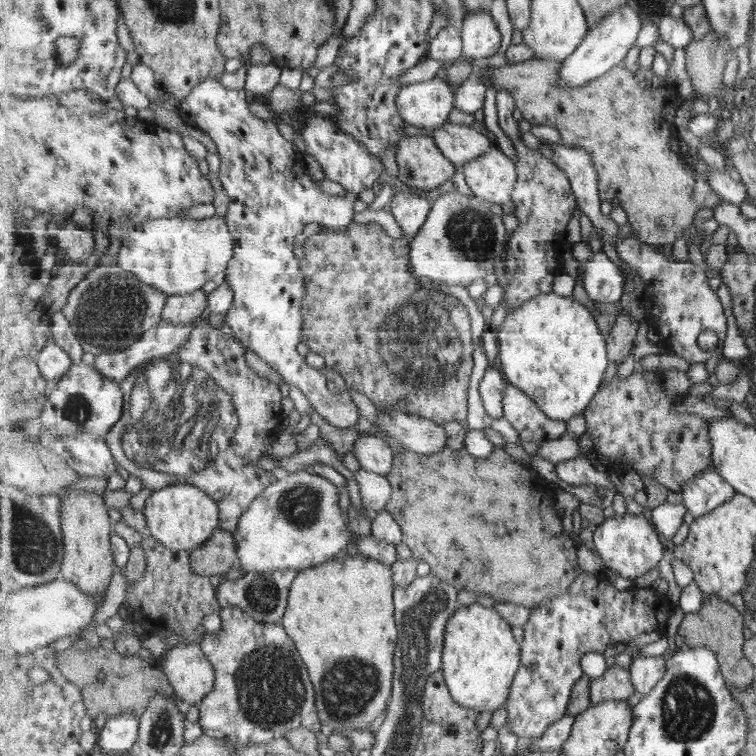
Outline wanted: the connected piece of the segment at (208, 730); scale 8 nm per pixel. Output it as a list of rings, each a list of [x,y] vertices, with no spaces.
[[[239,606],[222,607],[219,616],[221,629],[217,633],[205,634],[200,643],[216,669],[215,686],[199,706],[199,723],[203,732],[217,740],[229,741],[231,747],[237,749],[267,744],[270,740],[285,737],[285,732],[291,732],[291,728],[299,725],[313,732],[321,732],[322,720],[316,707],[313,682],[299,650],[295,648],[291,636],[287,636],[284,625],[258,621]]]

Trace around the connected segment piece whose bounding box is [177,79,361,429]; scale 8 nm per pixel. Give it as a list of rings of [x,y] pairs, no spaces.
[[[207,79],[199,84],[180,102],[177,111],[185,124],[190,124],[204,131],[217,146],[220,157],[219,180],[227,196],[230,197],[226,220],[235,240],[234,256],[224,275],[234,293],[233,307],[224,316],[225,323],[232,330],[232,338],[256,353],[282,375],[290,386],[299,387],[311,400],[316,411],[332,426],[348,429],[359,425],[361,412],[353,402],[351,386],[339,373],[321,371],[311,368],[305,362],[305,356],[299,354],[297,344],[303,343],[304,315],[303,308],[308,292],[305,273],[301,271],[300,260],[295,256],[295,246],[302,241],[305,226],[316,222],[321,227],[348,228],[353,222],[353,204],[357,193],[329,195],[323,192],[319,183],[309,176],[302,153],[295,149],[277,128],[277,119],[259,119],[253,116],[249,103],[251,96],[245,88],[231,90],[217,79]]]

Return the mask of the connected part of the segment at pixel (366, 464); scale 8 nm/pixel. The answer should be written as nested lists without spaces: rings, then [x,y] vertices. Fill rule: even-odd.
[[[364,434],[355,442],[352,453],[361,468],[381,475],[388,475],[400,458],[395,458],[395,450],[385,440]]]

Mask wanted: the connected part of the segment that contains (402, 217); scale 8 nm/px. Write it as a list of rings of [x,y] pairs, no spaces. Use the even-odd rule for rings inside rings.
[[[399,192],[391,201],[392,216],[404,235],[416,237],[428,219],[433,201],[408,192]]]

